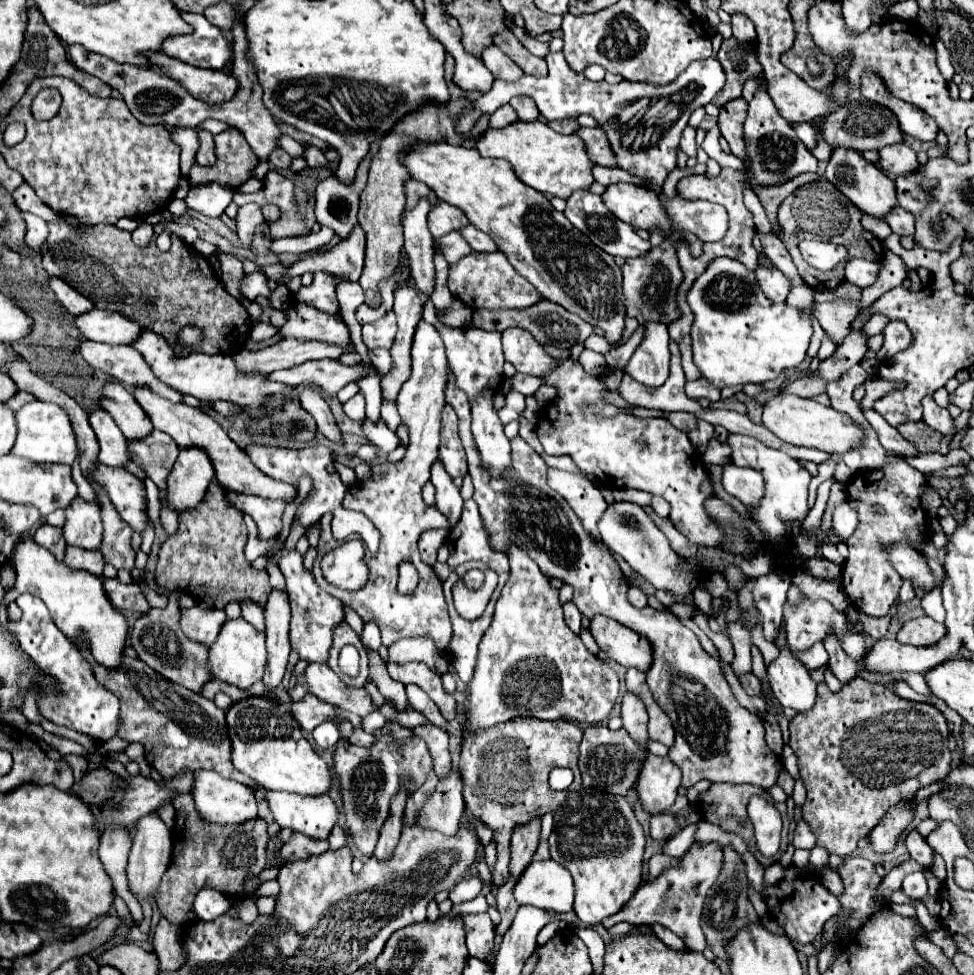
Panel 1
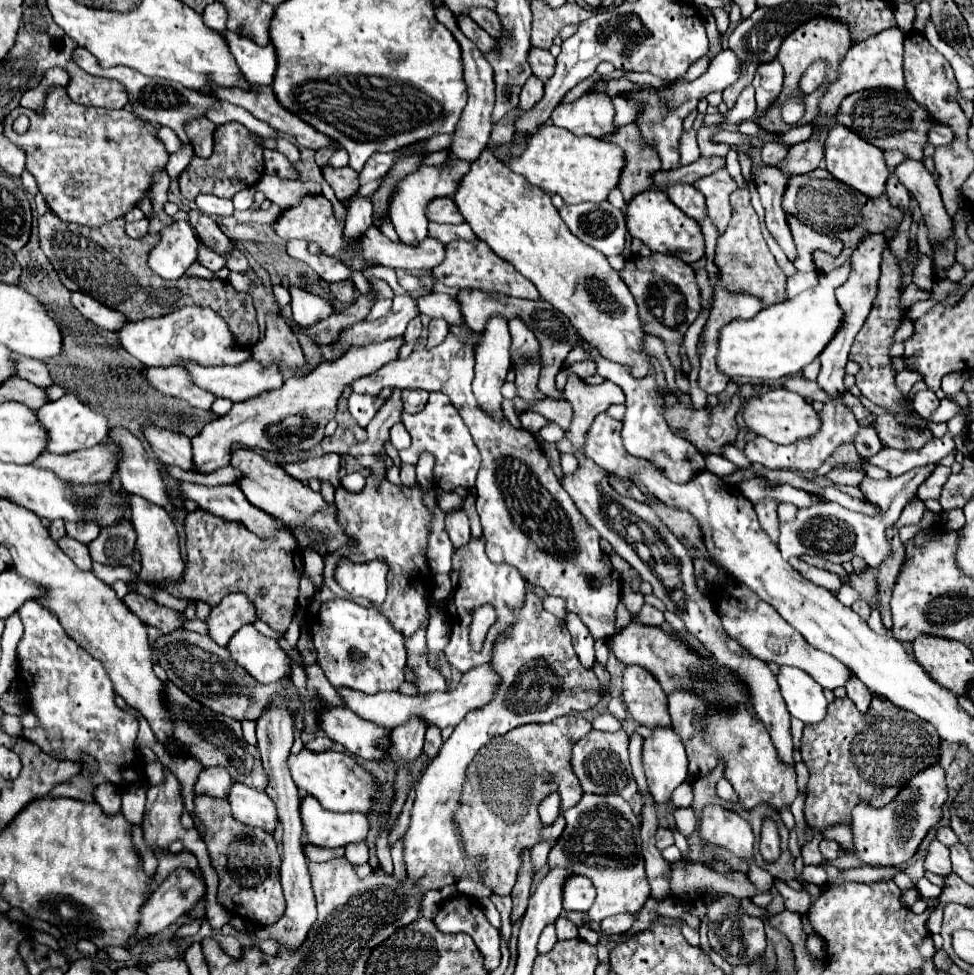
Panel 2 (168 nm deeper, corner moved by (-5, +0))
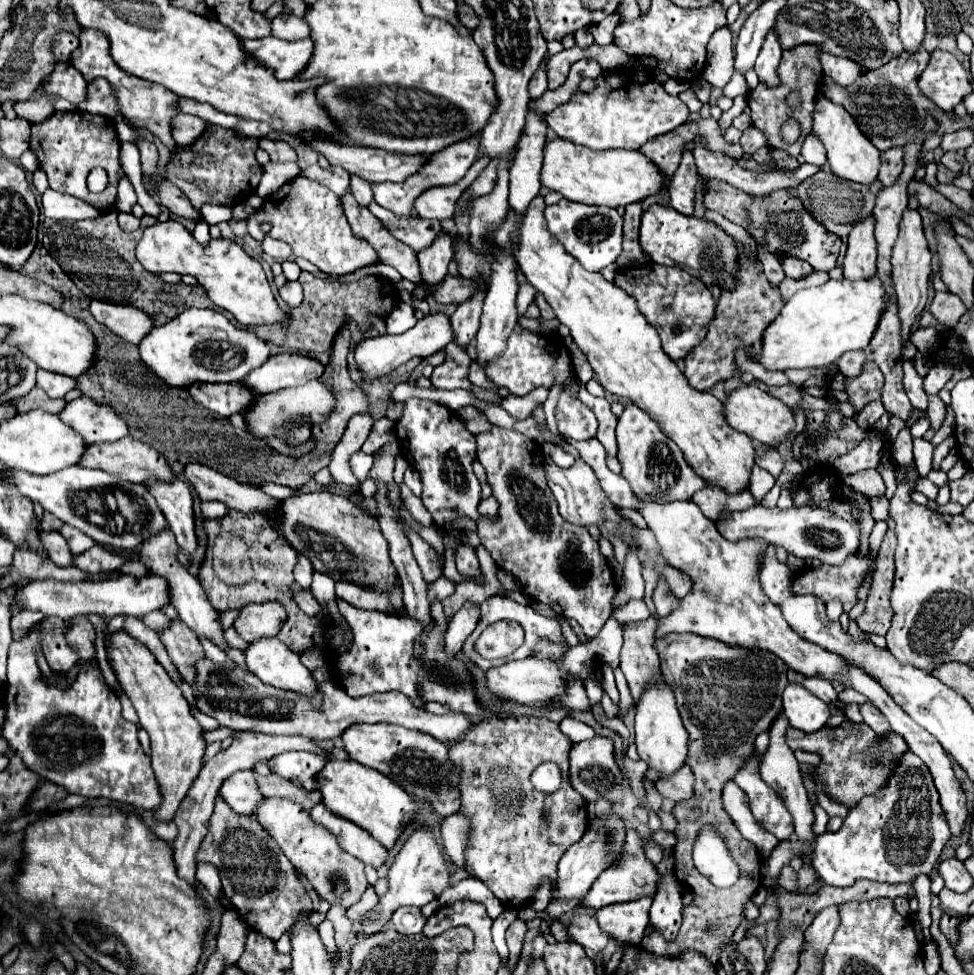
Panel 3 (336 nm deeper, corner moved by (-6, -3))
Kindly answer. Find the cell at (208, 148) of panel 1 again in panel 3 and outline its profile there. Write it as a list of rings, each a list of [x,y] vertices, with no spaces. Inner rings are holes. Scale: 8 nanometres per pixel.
[[[178,113],[172,119],[172,135],[174,135],[176,145],[180,147],[188,147],[190,143],[194,143],[202,135],[204,129],[206,129],[206,121],[196,115]]]

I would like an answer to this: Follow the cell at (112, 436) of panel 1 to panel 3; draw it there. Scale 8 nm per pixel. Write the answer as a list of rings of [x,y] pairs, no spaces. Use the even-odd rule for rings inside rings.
[[[150,481],[148,491],[156,497],[160,511],[168,519],[176,543],[186,553],[194,553],[198,547],[196,529],[194,529],[194,509],[192,509],[192,491],[186,481],[162,483]]]

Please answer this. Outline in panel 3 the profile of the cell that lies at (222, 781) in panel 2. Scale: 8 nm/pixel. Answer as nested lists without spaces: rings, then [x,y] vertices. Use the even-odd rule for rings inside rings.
[[[238,771],[226,779],[220,787],[220,797],[224,797],[238,815],[254,815],[262,799],[266,799],[260,795],[254,771]]]

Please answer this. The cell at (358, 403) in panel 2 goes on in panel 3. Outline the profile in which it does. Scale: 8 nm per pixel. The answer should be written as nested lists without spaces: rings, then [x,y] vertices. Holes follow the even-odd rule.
[[[410,399],[406,401],[404,415],[396,421],[396,435],[400,439],[404,457],[420,473],[424,485],[420,499],[434,517],[436,527],[450,531],[458,517],[470,517],[472,521],[478,521],[482,517],[478,511],[482,491],[472,471],[476,437],[464,427],[460,417],[440,403]]]

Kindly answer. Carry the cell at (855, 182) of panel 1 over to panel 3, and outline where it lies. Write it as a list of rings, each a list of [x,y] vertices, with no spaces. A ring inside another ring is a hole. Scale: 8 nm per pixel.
[[[818,95],[814,101],[812,117],[814,117],[812,133],[822,141],[824,149],[826,149],[832,173],[842,179],[856,181],[856,183],[876,181],[878,169],[880,169],[880,151],[866,139],[866,135],[862,135],[862,131],[854,123],[854,119],[850,119],[850,113],[842,105],[832,103],[824,95]]]

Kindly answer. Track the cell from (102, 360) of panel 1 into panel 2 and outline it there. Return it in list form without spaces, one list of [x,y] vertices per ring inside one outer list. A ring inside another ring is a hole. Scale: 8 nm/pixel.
[[[145,366],[141,370],[141,374],[161,394],[173,396],[173,398],[181,398],[181,400],[189,402],[195,408],[209,410],[211,402],[215,400],[213,394],[197,388],[191,382],[187,370],[181,368],[181,366],[173,366],[173,368],[149,368],[149,366]]]

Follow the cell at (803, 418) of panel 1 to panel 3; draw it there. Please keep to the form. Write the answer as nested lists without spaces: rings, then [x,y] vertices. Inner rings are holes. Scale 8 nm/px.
[[[742,383],[738,389],[732,389],[724,401],[724,417],[728,425],[740,433],[746,433],[752,441],[764,445],[778,445],[786,433],[794,427],[794,417],[790,407],[786,407],[780,399],[772,399],[766,391],[758,389],[756,385]]]

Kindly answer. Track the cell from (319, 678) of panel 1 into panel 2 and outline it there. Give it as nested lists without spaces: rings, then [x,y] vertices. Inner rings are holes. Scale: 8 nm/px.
[[[477,666],[471,672],[463,674],[459,686],[455,690],[449,690],[449,692],[429,692],[427,696],[407,696],[407,694],[401,694],[397,690],[363,694],[363,692],[357,692],[353,688],[351,690],[335,688],[335,692],[341,696],[341,700],[347,708],[351,708],[363,720],[369,720],[377,726],[385,726],[391,730],[391,728],[397,728],[397,726],[401,726],[401,724],[405,724],[417,716],[417,718],[425,720],[427,726],[437,726],[439,730],[443,730],[447,726],[457,726],[469,710],[481,708],[483,704],[487,704],[493,698],[493,688],[497,682],[499,680],[491,672],[489,666]]]

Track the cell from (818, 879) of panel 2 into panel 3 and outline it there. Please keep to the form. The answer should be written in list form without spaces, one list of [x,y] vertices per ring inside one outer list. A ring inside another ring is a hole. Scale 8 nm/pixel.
[[[786,865],[780,875],[778,875],[778,885],[788,889],[788,891],[796,891],[796,871],[792,871],[790,865]]]

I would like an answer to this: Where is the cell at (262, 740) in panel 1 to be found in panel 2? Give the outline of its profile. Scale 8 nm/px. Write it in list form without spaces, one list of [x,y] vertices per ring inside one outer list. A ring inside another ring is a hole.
[[[303,748],[299,754],[289,754],[289,772],[299,790],[305,790],[309,796],[317,798],[321,806],[333,812],[367,812],[371,806],[371,798],[377,790],[375,778],[365,772],[353,758],[341,752],[325,750],[325,752],[309,752]]]

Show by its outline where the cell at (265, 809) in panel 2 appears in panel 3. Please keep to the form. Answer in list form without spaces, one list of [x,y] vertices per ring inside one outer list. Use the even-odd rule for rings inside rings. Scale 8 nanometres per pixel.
[[[266,799],[262,807],[258,807],[256,817],[258,823],[276,839],[292,865],[310,881],[310,885],[322,899],[326,899],[330,905],[342,905],[346,909],[360,901],[362,893],[368,887],[364,863],[346,853],[326,827],[310,819],[308,811],[288,799]]]

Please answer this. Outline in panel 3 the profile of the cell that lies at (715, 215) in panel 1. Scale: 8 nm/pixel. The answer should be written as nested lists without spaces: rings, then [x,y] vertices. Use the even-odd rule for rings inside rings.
[[[692,151],[682,153],[680,167],[670,179],[668,193],[670,193],[670,207],[674,207],[682,215],[692,215],[694,213],[694,187],[698,181],[698,171],[696,163],[692,157]]]

